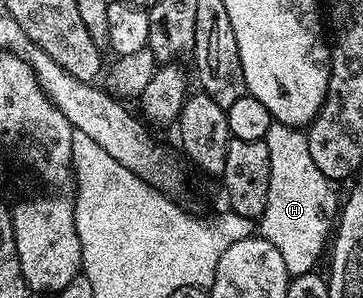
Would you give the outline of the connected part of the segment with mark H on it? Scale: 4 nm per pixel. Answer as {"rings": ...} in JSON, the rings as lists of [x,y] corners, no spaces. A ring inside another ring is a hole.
{"rings":[[[275,121],[267,130],[264,138],[267,152],[270,156],[270,190],[267,194],[266,209],[258,220],[258,233],[276,249],[285,262],[289,276],[301,275],[313,270],[324,249],[326,249],[335,219],[340,207],[340,197],[337,197],[333,180],[328,179],[310,155],[307,134],[297,127]]]}

